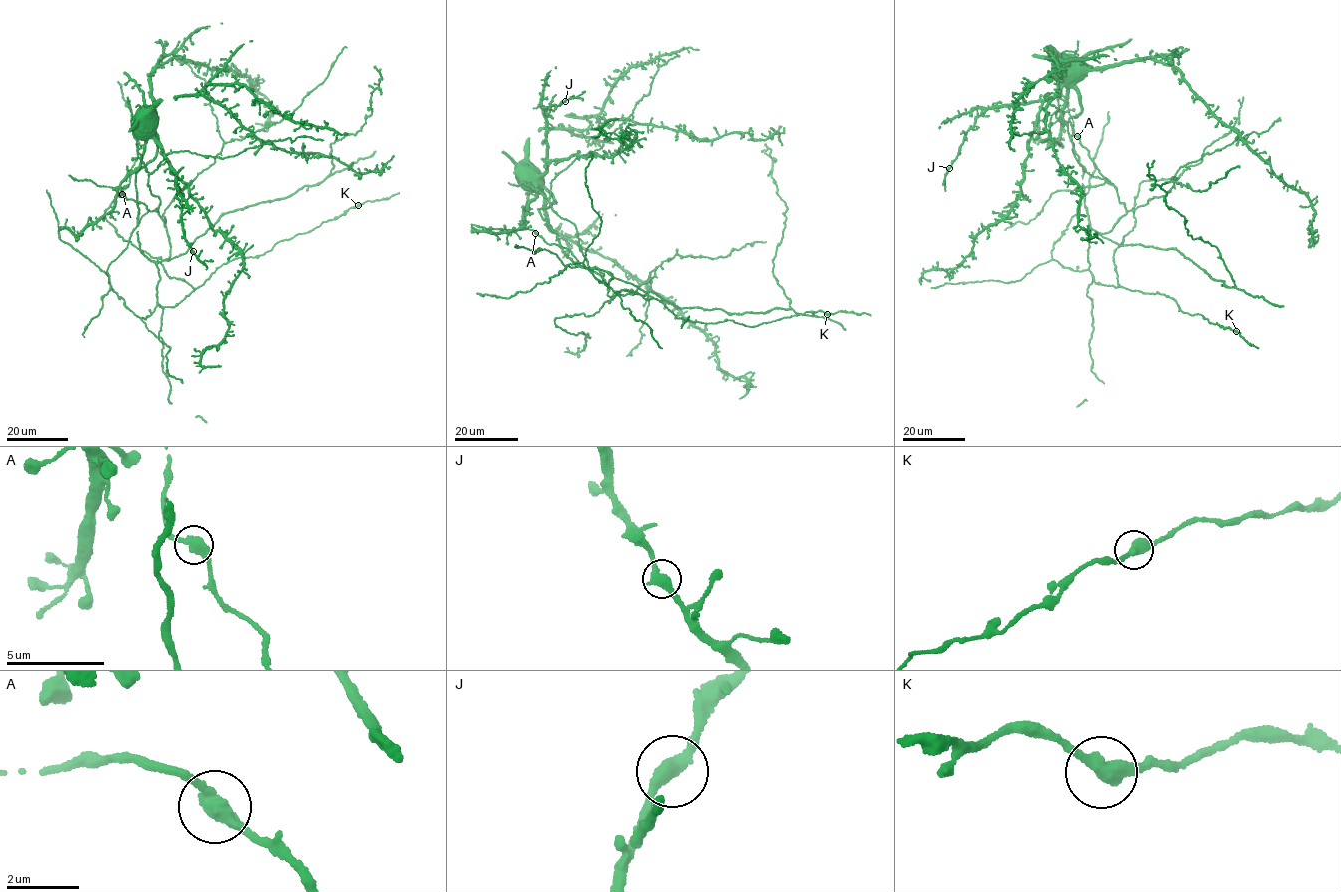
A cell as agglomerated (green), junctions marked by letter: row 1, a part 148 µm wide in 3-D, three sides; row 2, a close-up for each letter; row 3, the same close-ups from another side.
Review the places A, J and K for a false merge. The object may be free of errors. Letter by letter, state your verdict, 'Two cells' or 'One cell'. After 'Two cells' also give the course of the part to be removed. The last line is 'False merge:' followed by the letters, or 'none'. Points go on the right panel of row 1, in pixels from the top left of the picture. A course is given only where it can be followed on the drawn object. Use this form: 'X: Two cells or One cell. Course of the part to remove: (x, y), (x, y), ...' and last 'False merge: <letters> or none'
A: One cell
J: One cell
K: One cell
False merge: none

